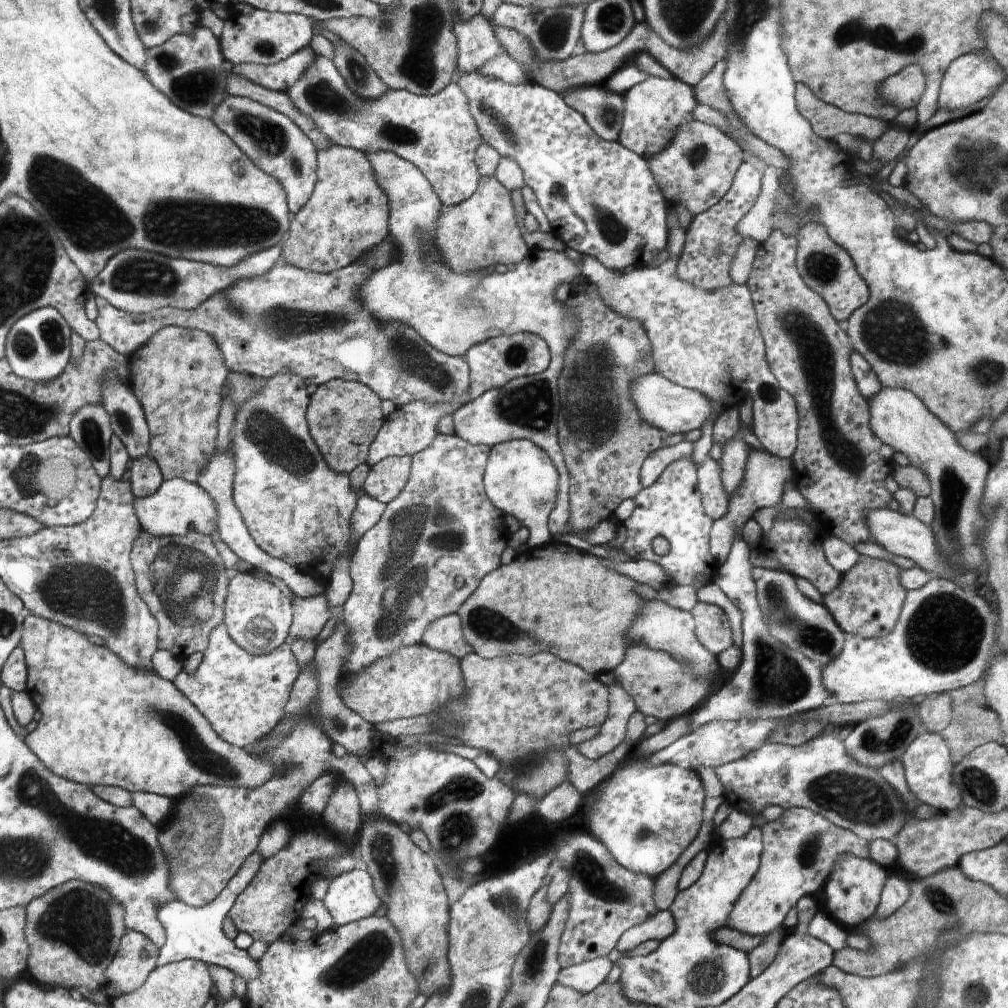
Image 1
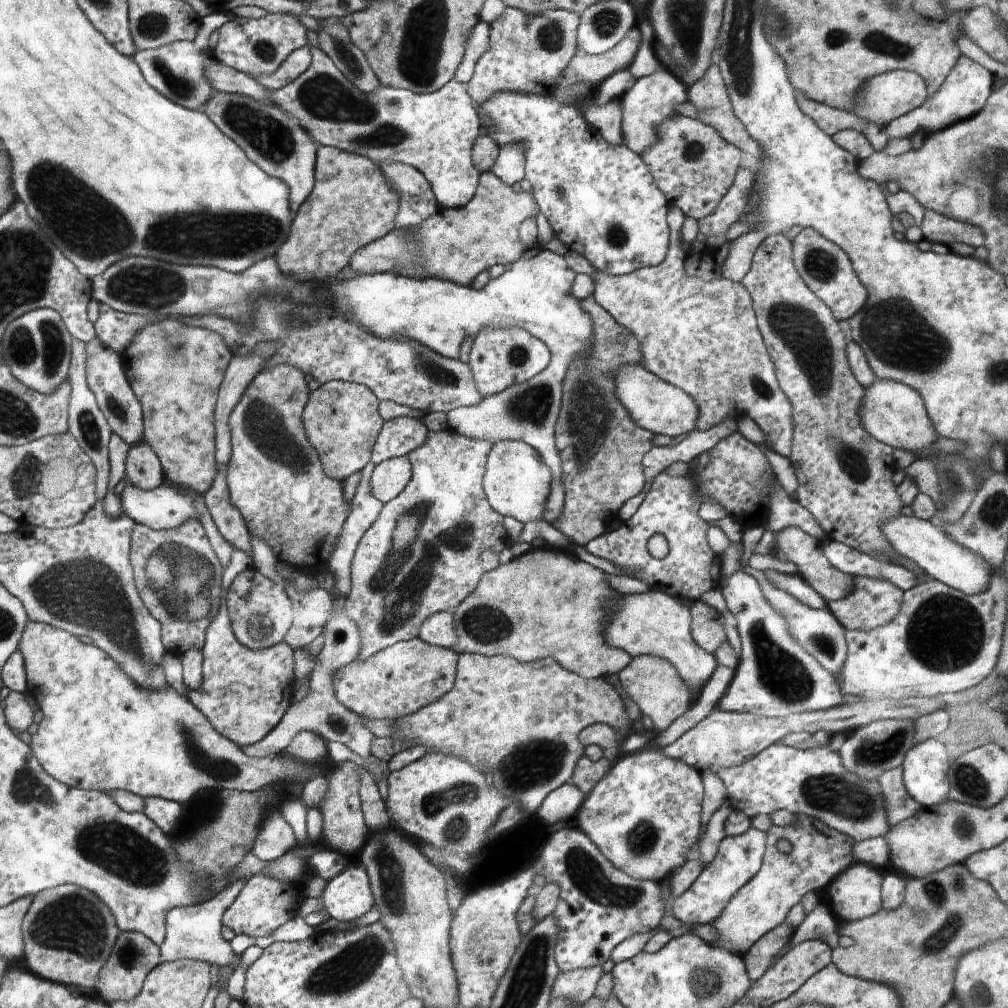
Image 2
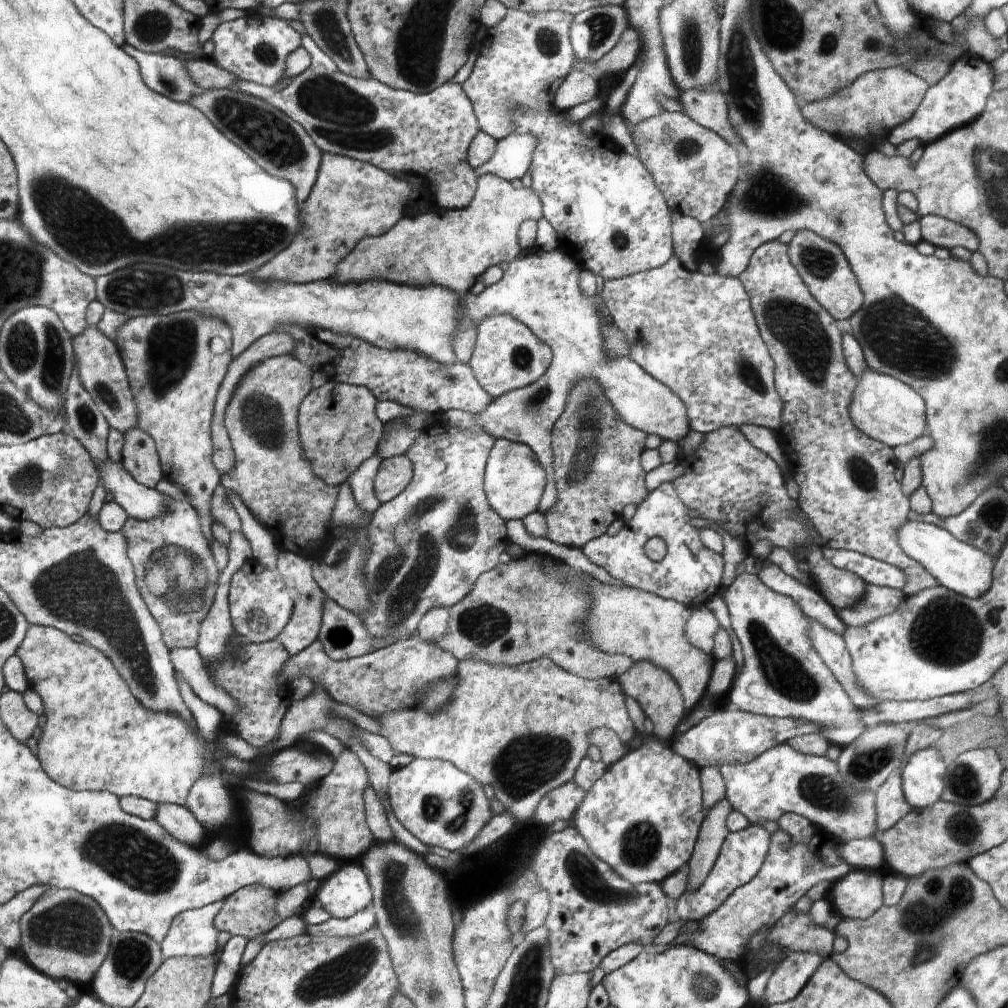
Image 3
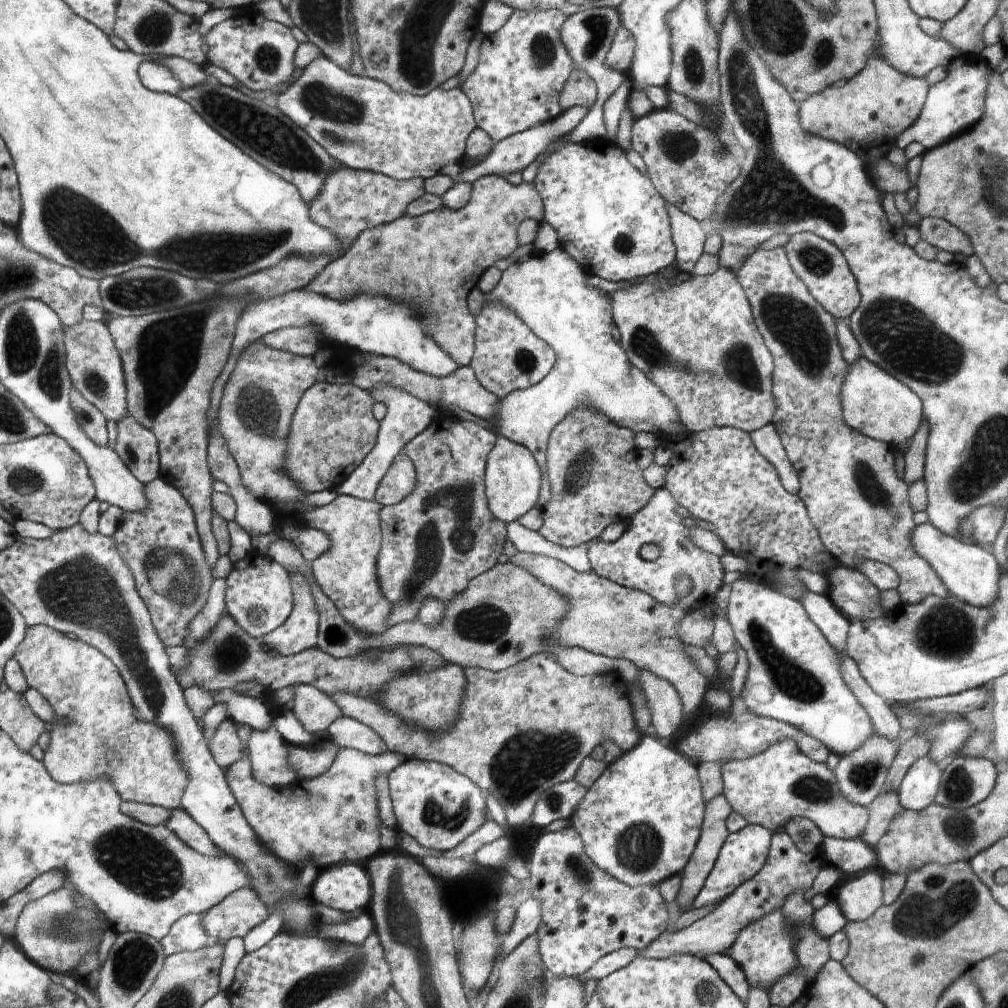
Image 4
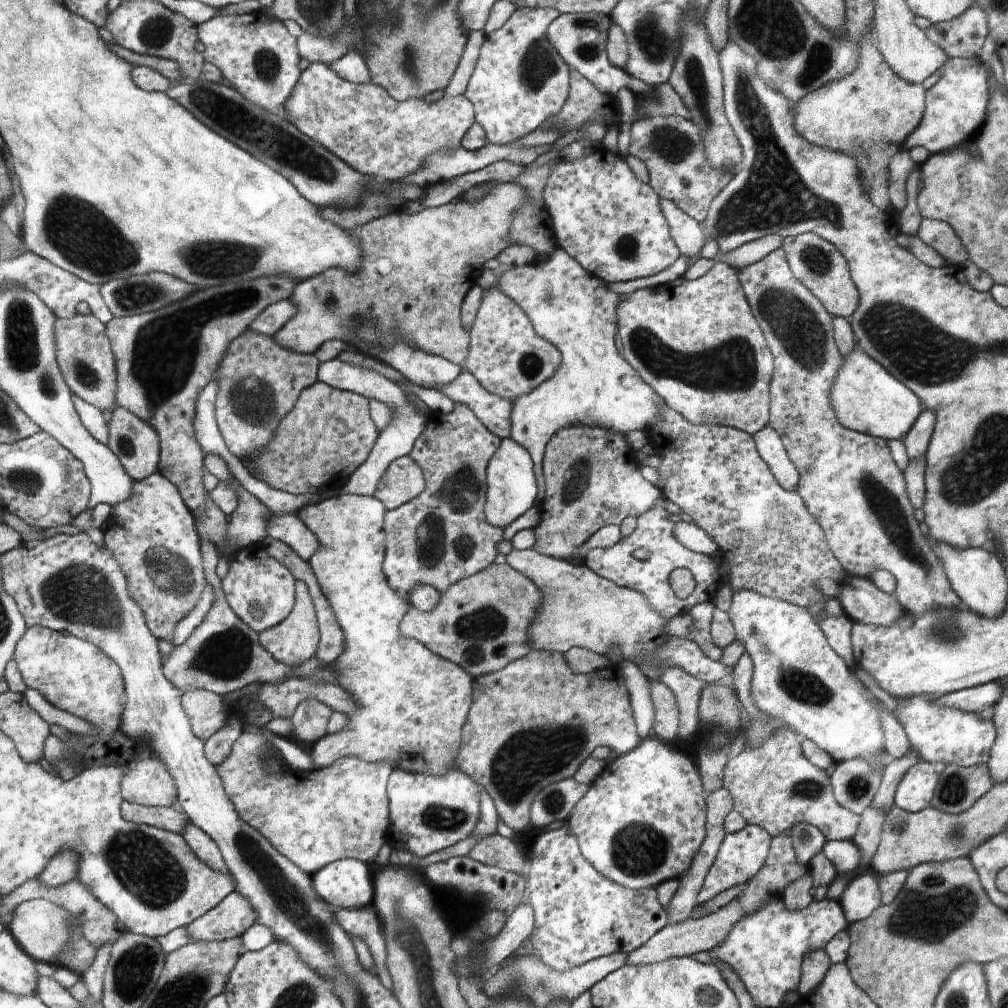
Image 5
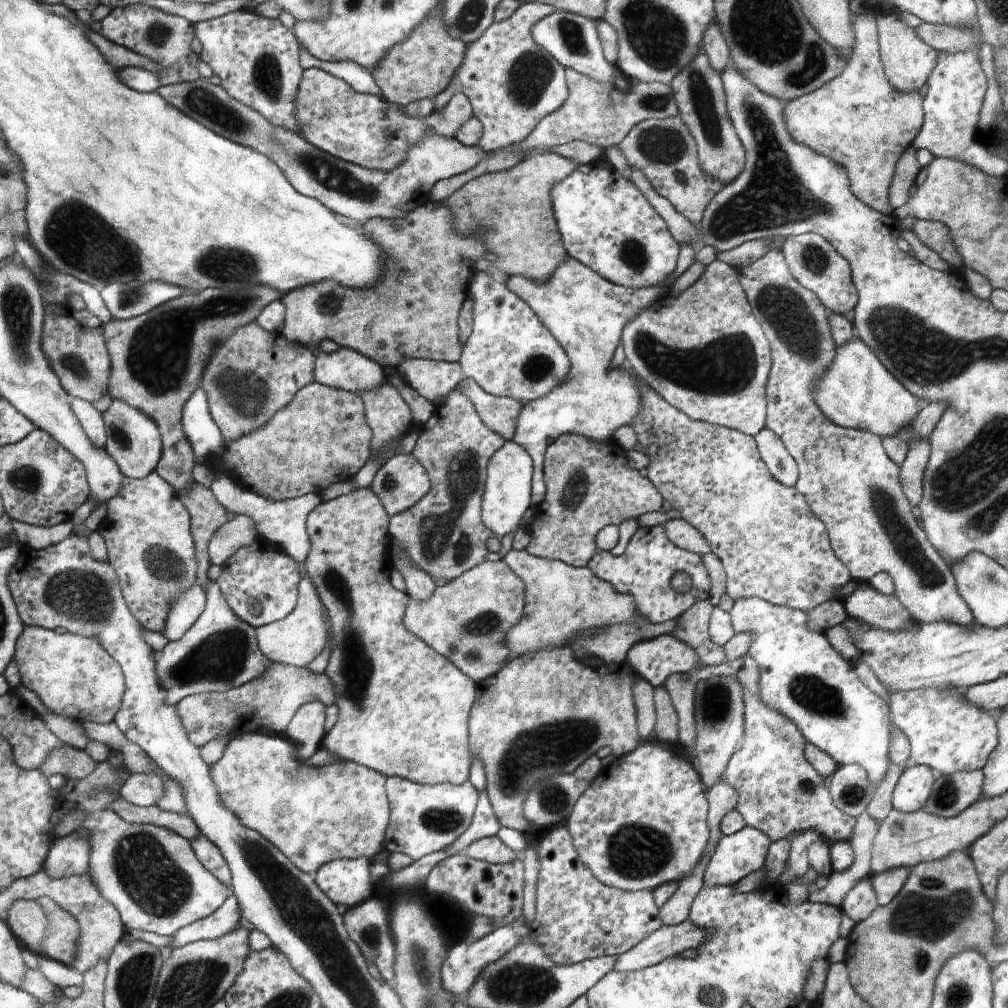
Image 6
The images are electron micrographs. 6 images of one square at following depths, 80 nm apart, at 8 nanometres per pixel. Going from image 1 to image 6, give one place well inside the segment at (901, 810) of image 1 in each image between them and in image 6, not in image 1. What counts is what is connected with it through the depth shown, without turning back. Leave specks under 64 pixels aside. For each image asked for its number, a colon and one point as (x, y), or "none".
2: (814, 782)
3: (781, 780)
4: (779, 783)
5: (775, 786)
6: (780, 793)

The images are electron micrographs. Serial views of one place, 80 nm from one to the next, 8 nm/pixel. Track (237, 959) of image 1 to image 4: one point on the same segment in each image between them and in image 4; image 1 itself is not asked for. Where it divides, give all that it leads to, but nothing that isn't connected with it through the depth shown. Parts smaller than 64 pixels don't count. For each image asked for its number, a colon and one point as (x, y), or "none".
2: (192, 932)
3: (192, 933)
4: (188, 934)

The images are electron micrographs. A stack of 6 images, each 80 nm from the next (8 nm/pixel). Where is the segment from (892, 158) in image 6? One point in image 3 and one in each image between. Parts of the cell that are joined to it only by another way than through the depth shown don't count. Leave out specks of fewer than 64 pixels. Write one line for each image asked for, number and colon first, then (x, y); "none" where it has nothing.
3: (877, 101)
4: (865, 114)
5: (866, 115)

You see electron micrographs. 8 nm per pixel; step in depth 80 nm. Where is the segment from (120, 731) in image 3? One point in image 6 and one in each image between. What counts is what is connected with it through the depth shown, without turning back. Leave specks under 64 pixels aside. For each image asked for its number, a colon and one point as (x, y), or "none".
4: (96, 734)
5: (74, 675)
6: (75, 676)

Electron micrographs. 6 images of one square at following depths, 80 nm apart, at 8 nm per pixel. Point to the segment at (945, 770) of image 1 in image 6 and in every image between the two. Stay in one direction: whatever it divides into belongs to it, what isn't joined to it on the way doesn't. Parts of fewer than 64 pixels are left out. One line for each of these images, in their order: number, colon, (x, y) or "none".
2: (925, 765)
3: (922, 780)
4: (918, 788)
5: (916, 788)
6: (910, 794)

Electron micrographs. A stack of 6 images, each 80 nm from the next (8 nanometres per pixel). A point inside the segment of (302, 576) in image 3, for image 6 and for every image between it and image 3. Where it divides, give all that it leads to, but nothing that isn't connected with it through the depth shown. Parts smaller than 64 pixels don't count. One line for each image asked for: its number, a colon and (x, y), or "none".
4: (299, 632)
5: (296, 639)
6: (296, 640)

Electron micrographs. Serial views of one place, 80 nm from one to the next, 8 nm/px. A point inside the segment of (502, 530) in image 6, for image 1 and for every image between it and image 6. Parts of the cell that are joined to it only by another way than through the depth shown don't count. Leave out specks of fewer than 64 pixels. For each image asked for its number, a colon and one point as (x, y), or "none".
1: (520, 478)
2: (518, 483)
3: (514, 481)
4: (513, 478)
5: (513, 487)

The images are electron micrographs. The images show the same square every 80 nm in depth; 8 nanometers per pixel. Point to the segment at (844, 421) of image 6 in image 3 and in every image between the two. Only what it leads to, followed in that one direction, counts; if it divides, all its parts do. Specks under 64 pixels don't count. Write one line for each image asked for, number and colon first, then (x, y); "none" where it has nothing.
3: (885, 409)
4: (878, 405)
5: (866, 398)

